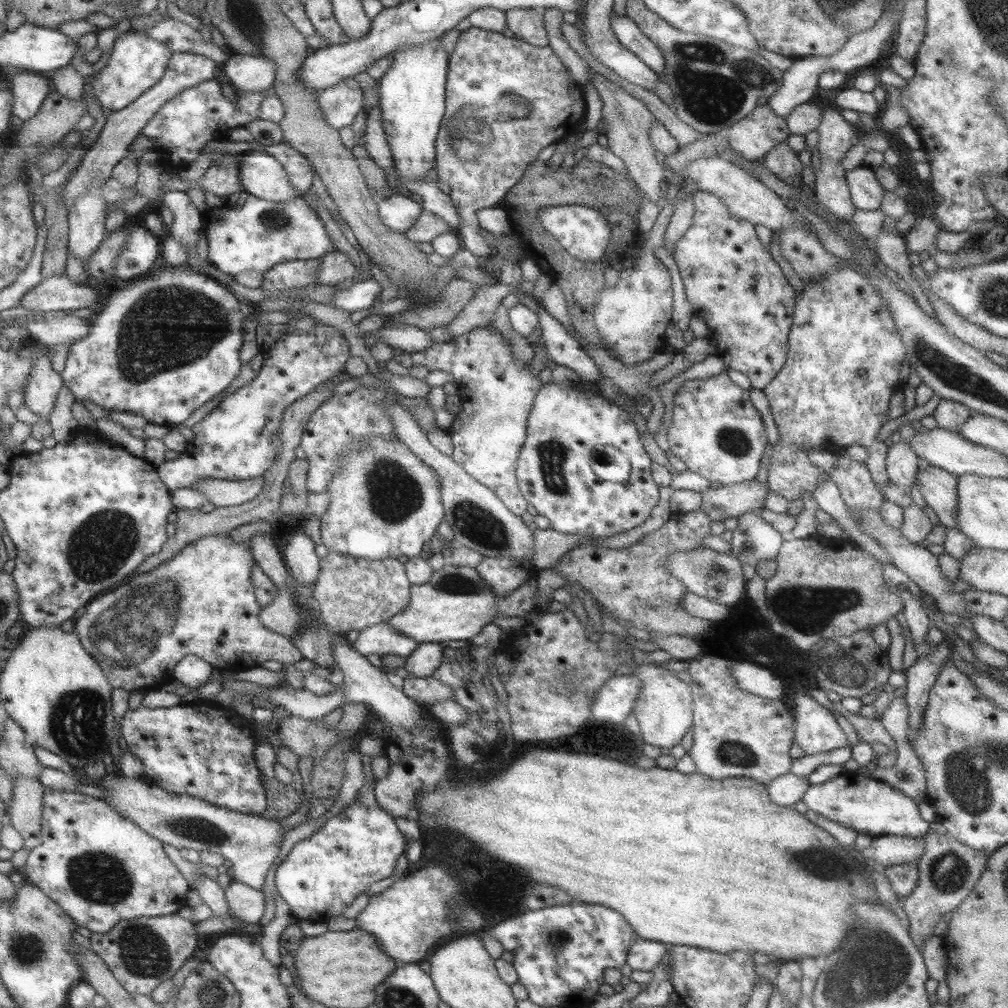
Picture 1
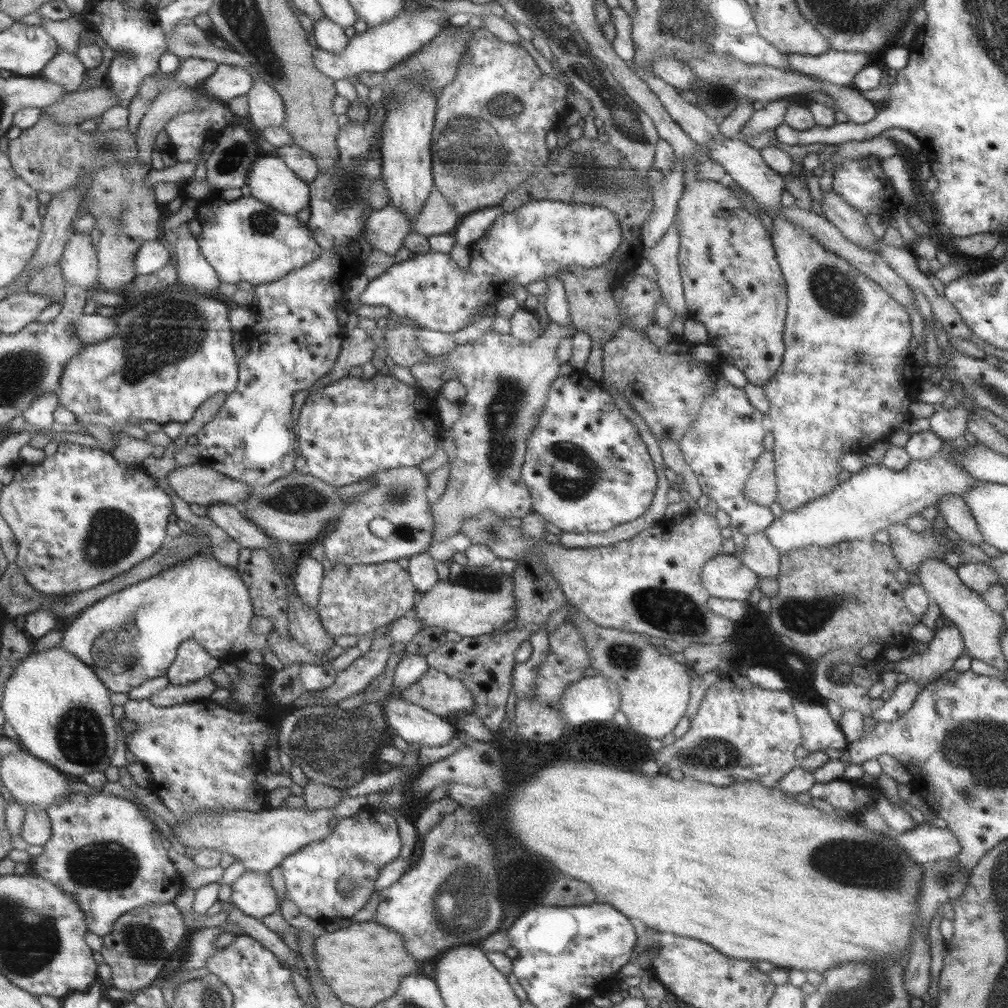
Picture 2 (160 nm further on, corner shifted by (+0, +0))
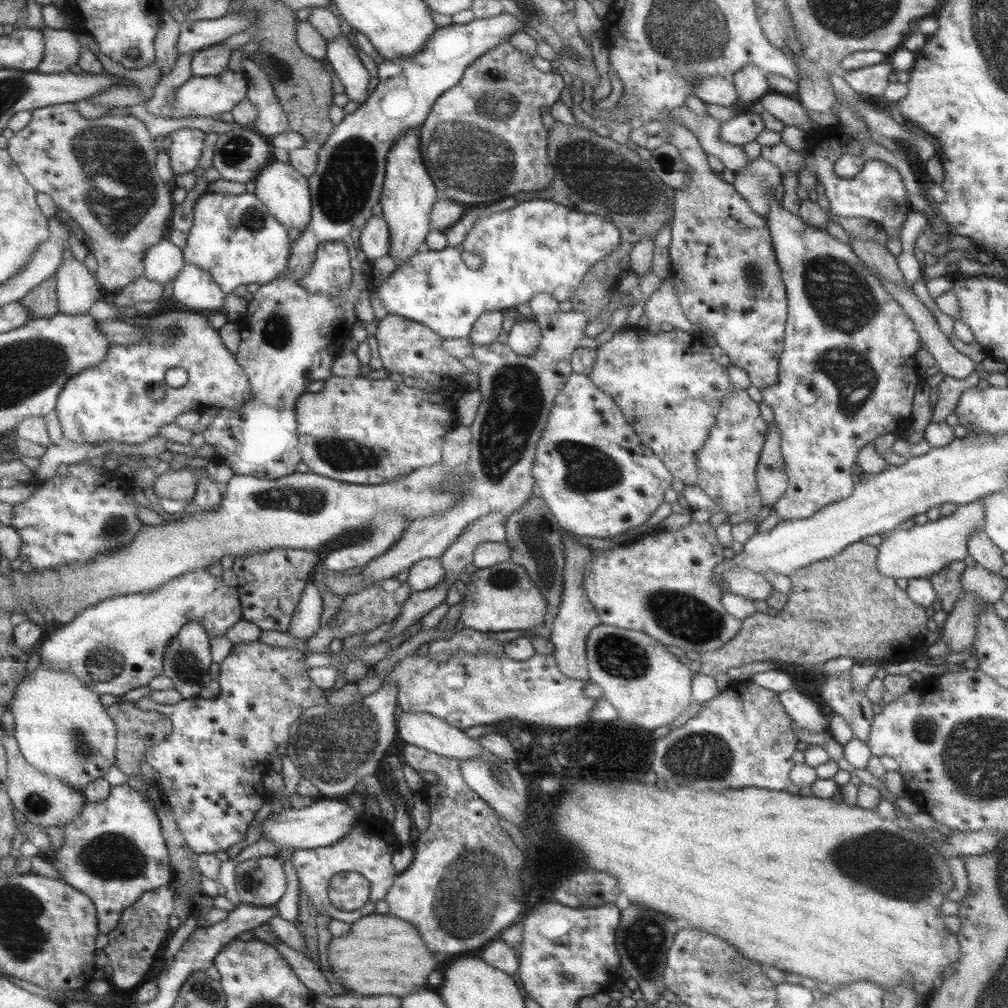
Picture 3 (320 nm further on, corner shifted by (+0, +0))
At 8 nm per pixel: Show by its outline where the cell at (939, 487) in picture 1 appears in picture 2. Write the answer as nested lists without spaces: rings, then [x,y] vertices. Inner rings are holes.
[[[944,496],[936,504],[936,509],[944,517],[946,526],[951,528],[963,542],[977,547],[985,541],[963,497]]]

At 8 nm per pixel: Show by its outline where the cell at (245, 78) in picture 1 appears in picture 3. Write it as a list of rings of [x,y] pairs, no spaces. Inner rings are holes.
[[[239,47],[230,51],[230,59],[225,72],[207,77],[191,75],[181,86],[174,89],[170,117],[175,119],[195,115],[217,119],[220,113],[229,112],[237,102],[248,95],[249,86],[242,73],[242,60],[245,57],[248,55],[242,52],[242,48]]]

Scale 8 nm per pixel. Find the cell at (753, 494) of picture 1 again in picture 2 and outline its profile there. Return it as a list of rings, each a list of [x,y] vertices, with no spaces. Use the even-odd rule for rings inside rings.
[[[764,450],[754,462],[745,485],[743,495],[748,501],[762,507],[768,507],[776,502],[777,486],[775,486],[775,471],[772,451]]]

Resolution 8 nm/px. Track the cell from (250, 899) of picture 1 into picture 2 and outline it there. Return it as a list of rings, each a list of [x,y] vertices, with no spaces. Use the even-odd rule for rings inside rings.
[[[244,871],[230,884],[229,901],[243,914],[253,918],[273,917],[277,894],[271,887],[268,872]]]

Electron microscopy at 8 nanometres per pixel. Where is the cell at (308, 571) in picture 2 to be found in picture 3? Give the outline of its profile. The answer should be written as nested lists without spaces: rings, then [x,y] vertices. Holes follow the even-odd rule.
[[[312,579],[306,582],[293,611],[286,633],[294,638],[307,638],[317,632],[321,618],[321,595]]]

